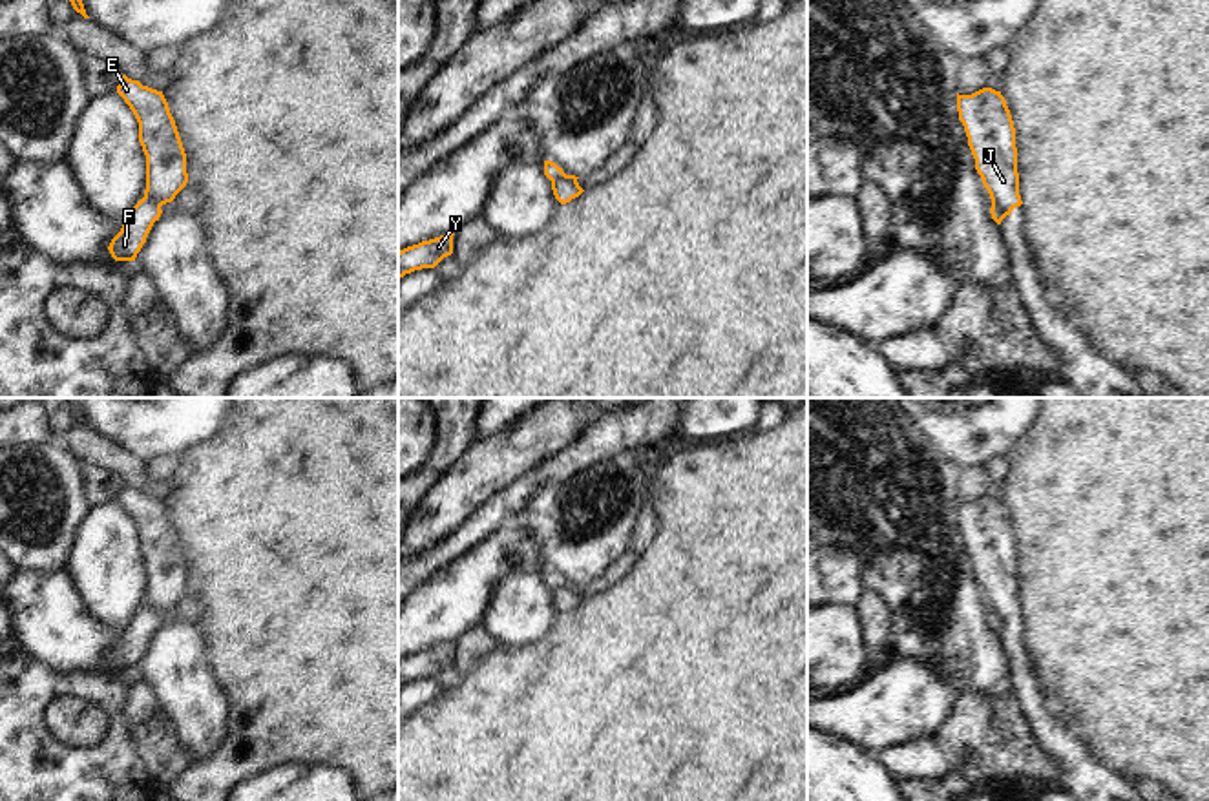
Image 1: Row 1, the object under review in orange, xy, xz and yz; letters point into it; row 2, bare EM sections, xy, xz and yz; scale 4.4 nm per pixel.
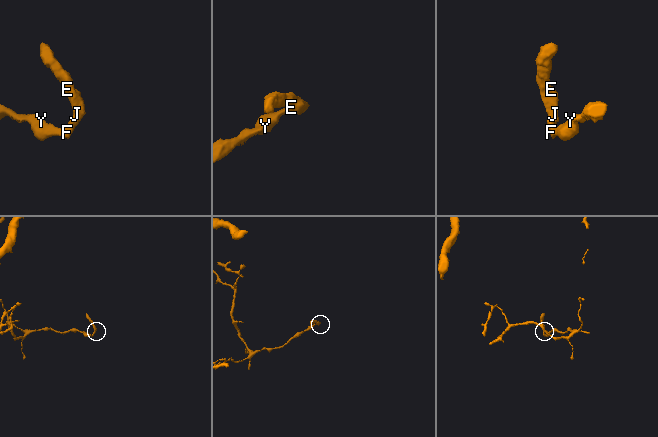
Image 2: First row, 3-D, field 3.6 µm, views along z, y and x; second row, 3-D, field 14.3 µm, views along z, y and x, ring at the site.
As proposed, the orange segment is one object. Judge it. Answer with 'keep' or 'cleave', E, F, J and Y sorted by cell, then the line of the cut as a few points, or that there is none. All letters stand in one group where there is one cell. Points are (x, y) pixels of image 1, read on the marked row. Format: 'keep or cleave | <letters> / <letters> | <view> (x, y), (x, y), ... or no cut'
cleave | E J / F Y | xy (145, 196), (159, 207)

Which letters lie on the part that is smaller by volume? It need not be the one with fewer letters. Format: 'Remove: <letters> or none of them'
Remove: E, J

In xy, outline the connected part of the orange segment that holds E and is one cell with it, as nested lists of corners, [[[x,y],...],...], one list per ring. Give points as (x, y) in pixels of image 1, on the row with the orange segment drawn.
[[[122,75],[117,93],[139,122],[139,142],[146,155],[144,197],[163,206],[186,186],[186,153],[163,91]]]

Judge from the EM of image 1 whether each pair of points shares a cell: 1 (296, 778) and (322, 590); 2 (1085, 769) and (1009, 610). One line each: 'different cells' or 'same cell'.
1: different cells
2: same cell

